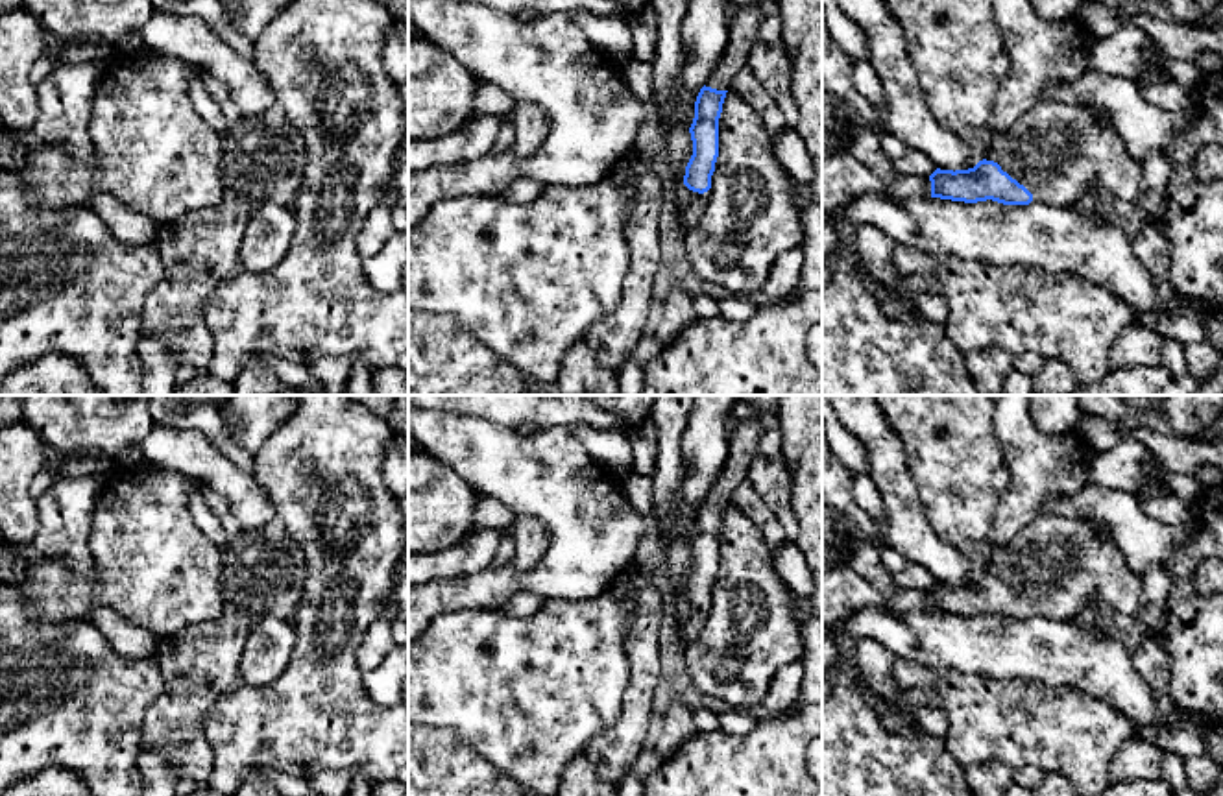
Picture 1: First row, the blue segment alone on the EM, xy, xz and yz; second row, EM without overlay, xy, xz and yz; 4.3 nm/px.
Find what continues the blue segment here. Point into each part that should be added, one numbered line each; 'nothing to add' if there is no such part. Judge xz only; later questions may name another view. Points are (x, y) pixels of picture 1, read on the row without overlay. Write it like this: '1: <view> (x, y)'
1: xz (743, 440)
2: xz (691, 627)

